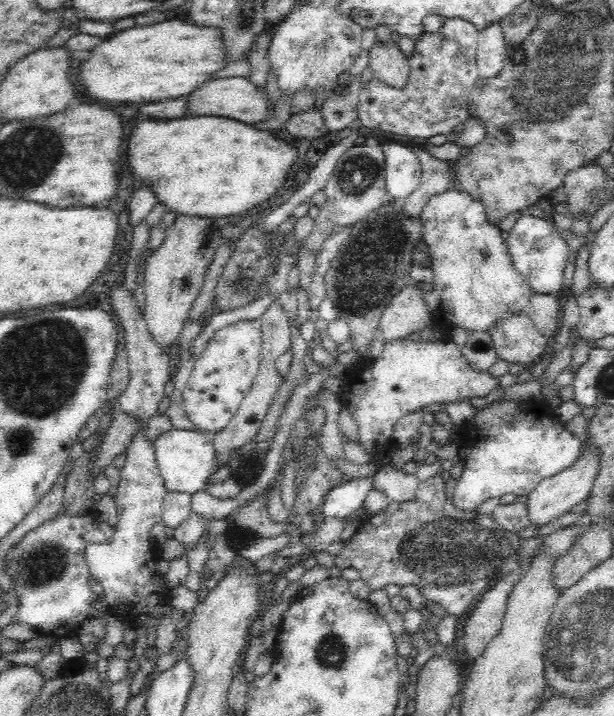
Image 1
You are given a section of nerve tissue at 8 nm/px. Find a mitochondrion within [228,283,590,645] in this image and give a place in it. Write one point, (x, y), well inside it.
(454, 551)

